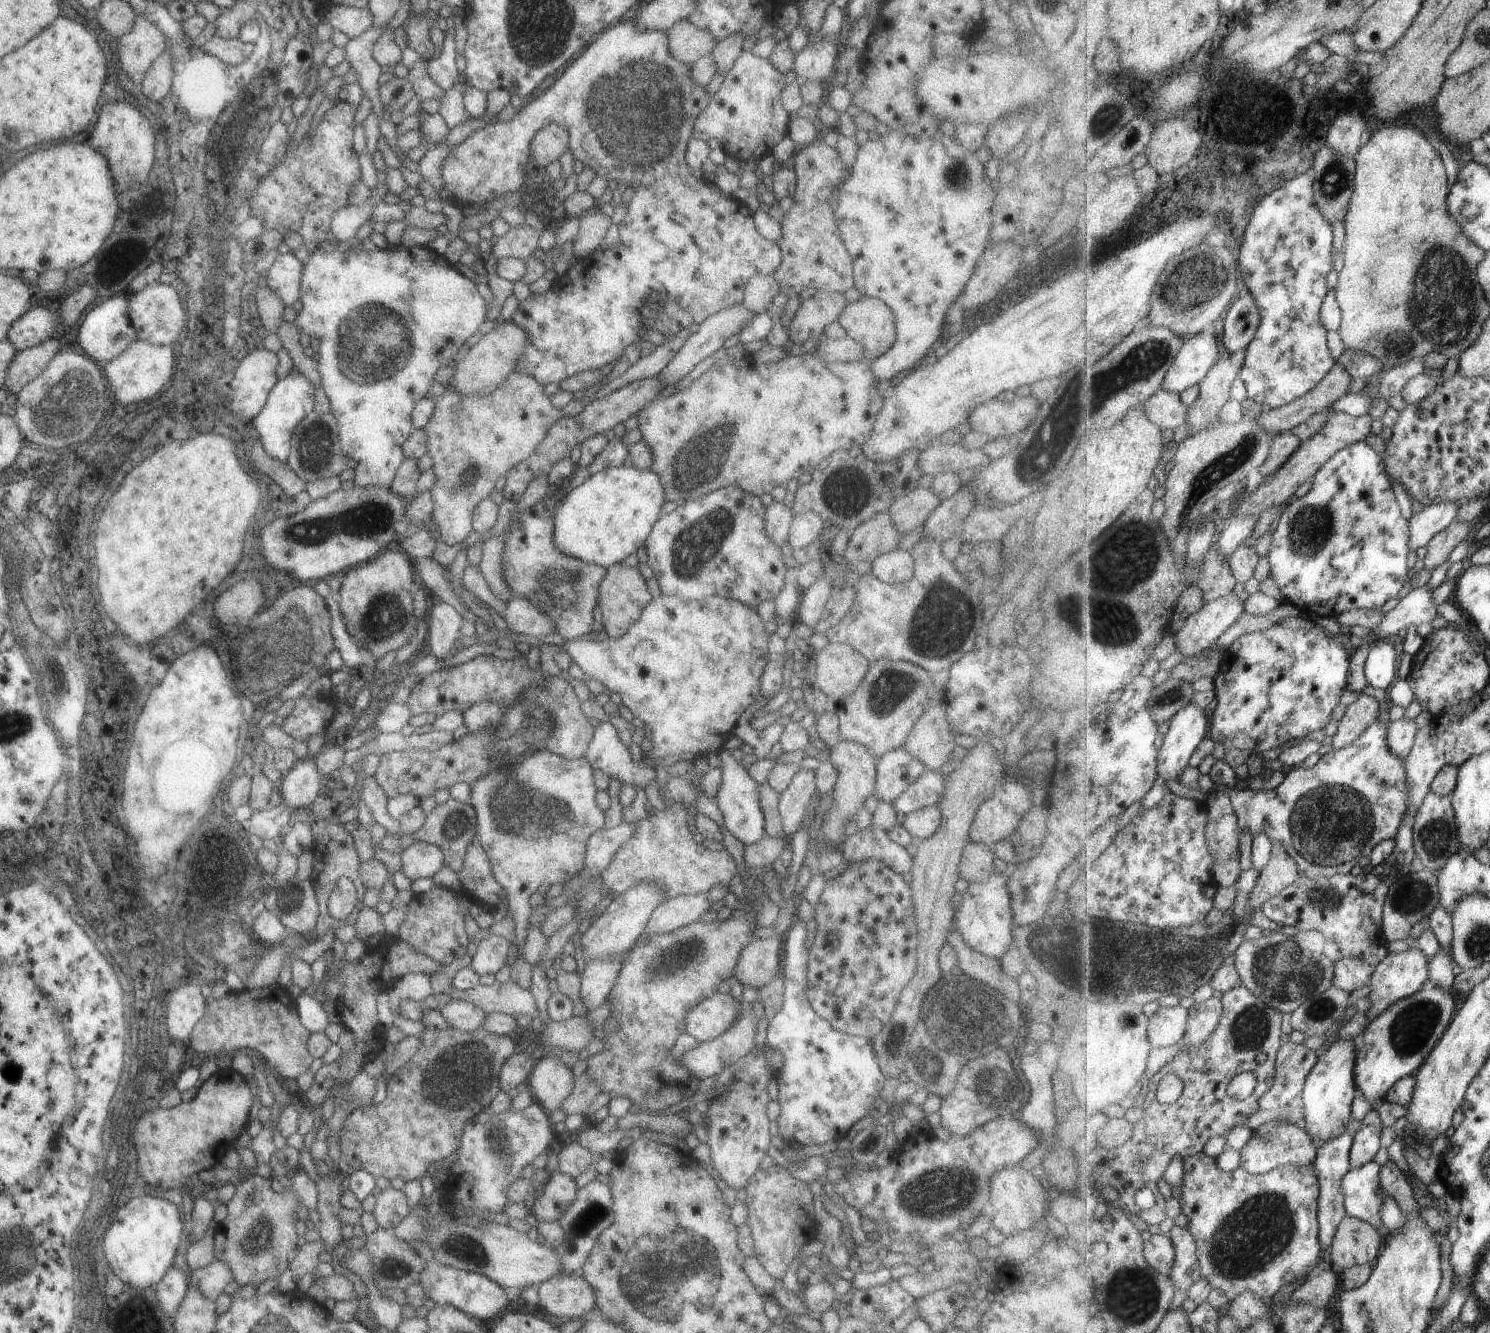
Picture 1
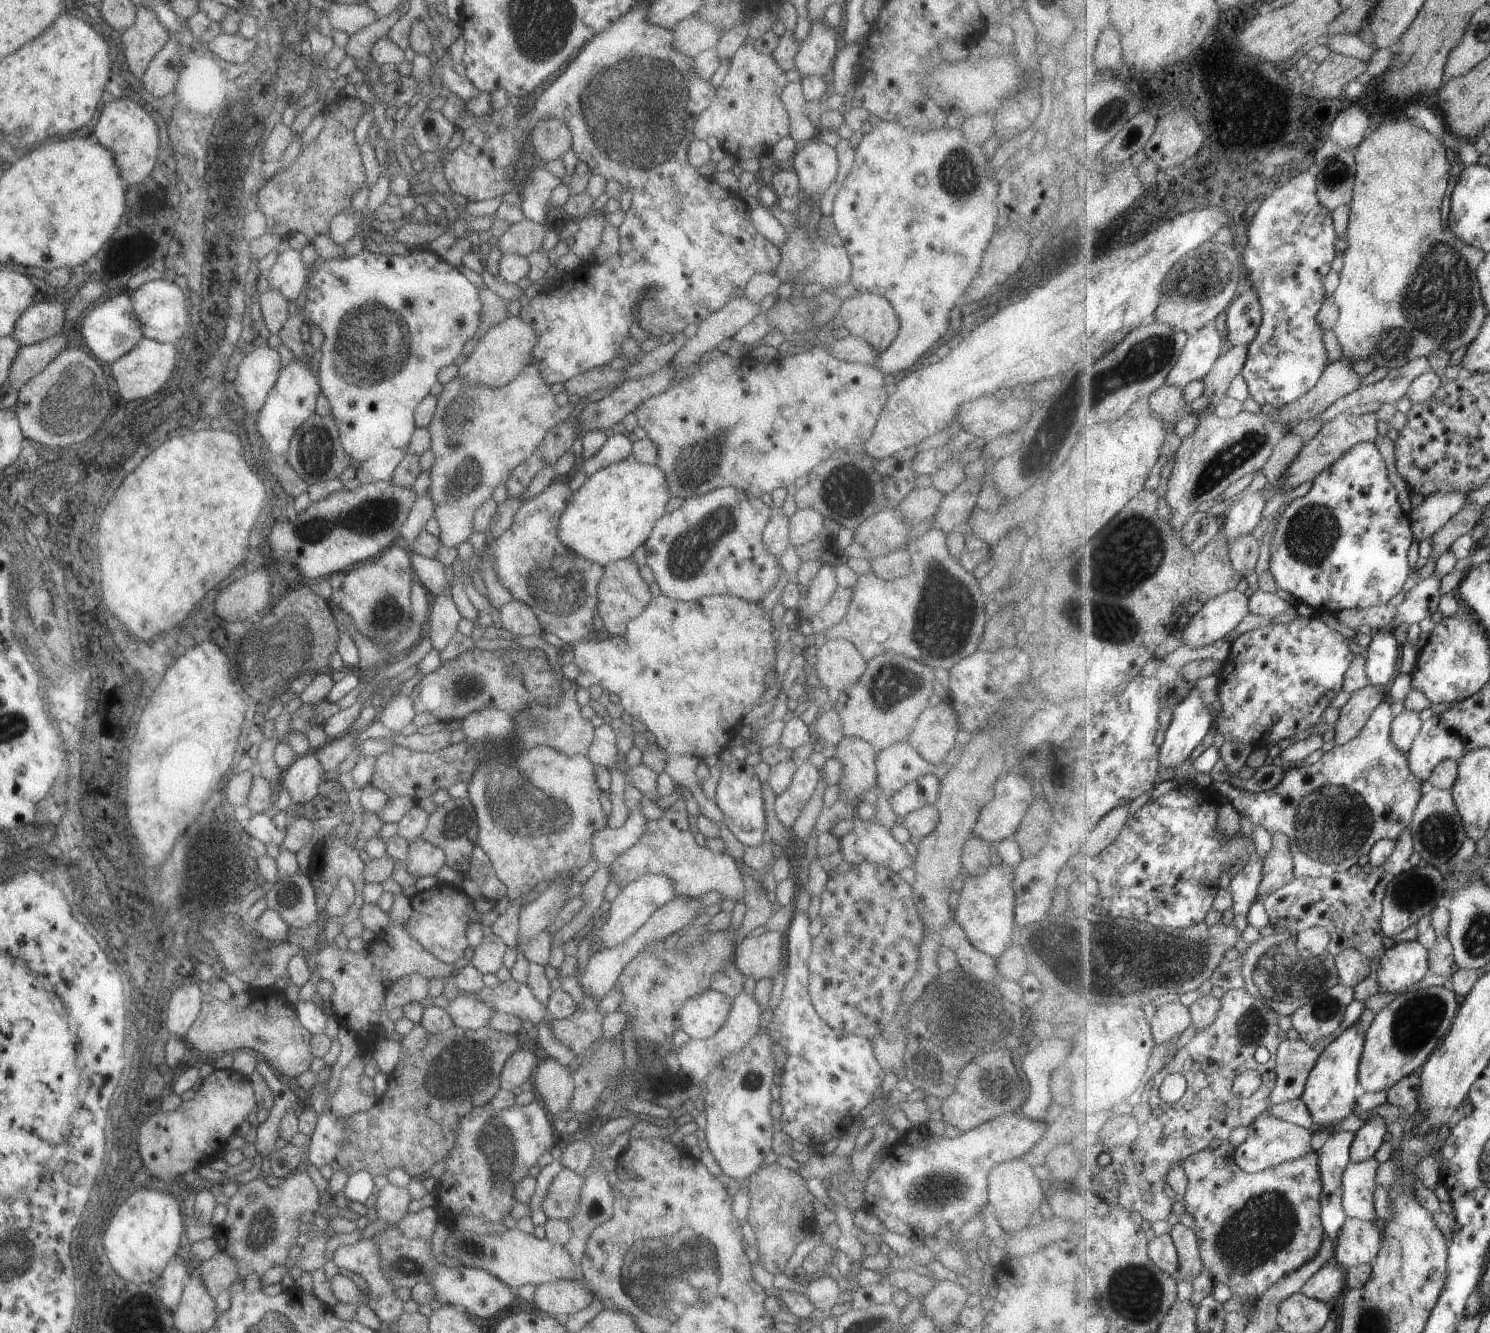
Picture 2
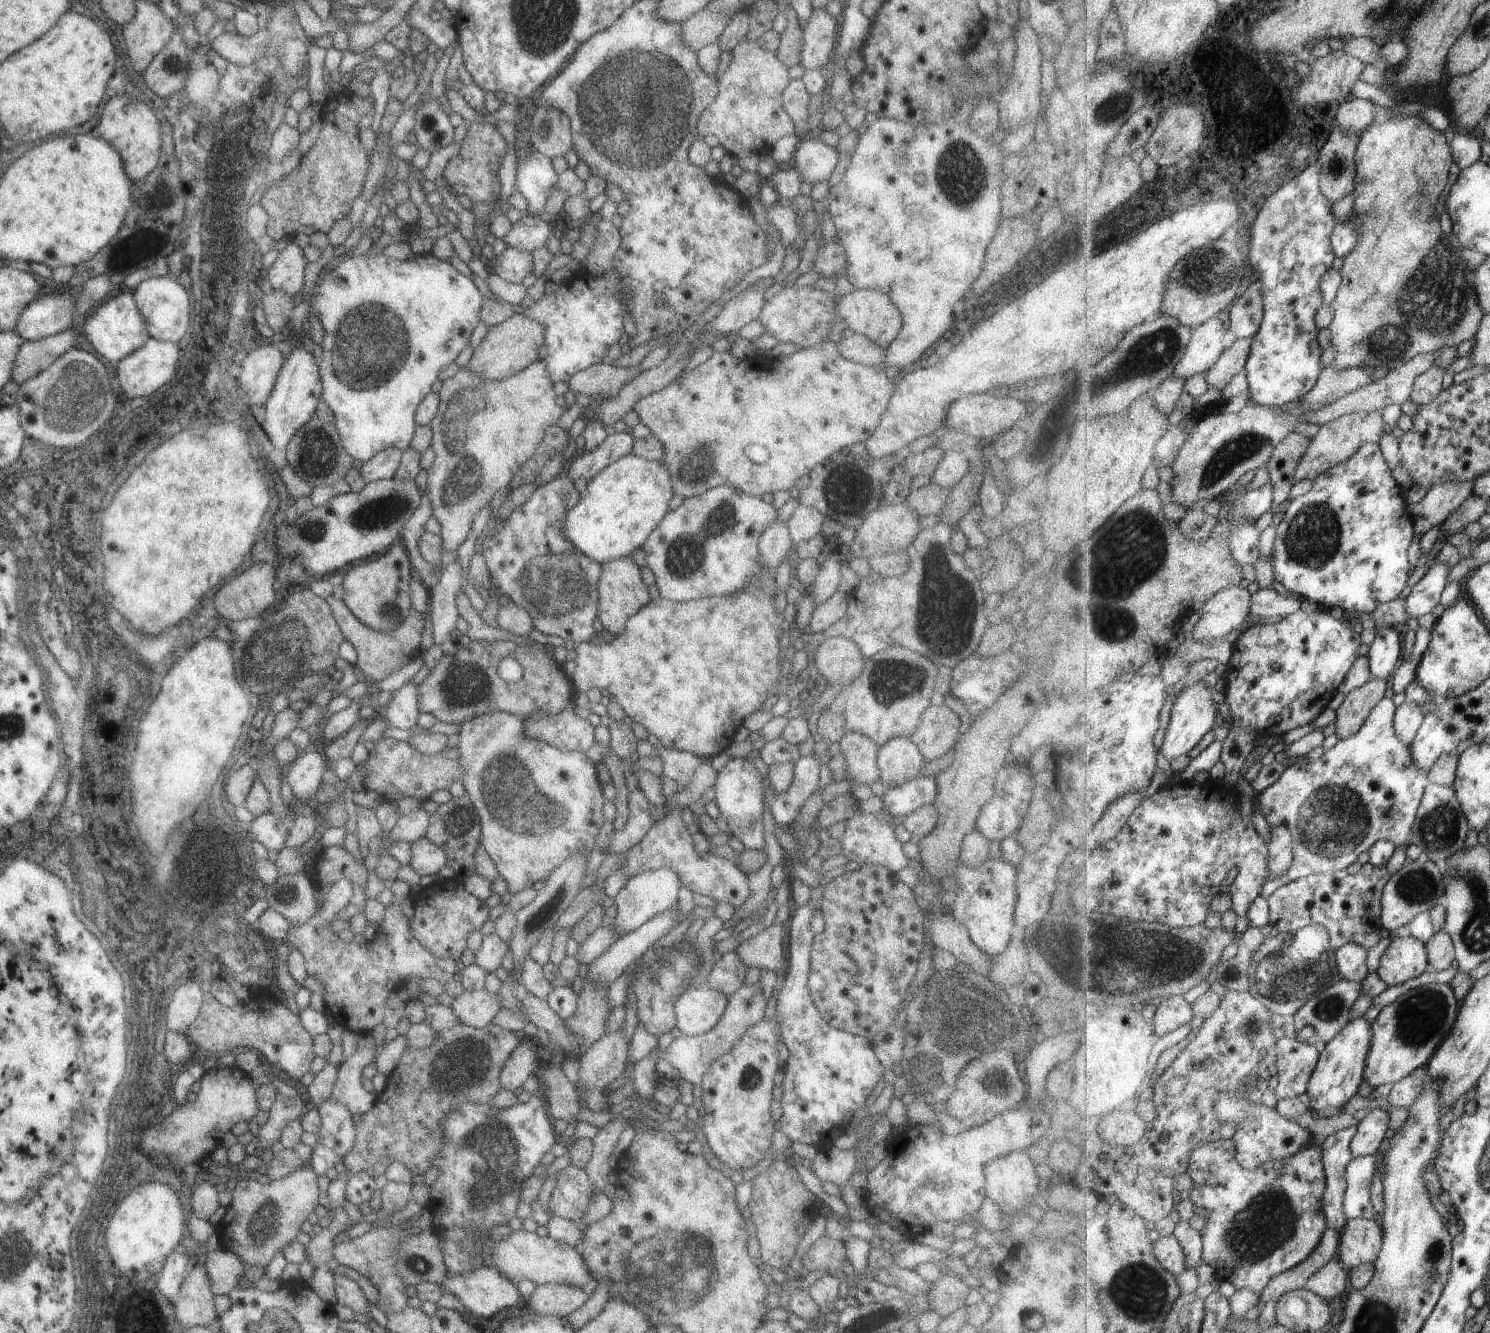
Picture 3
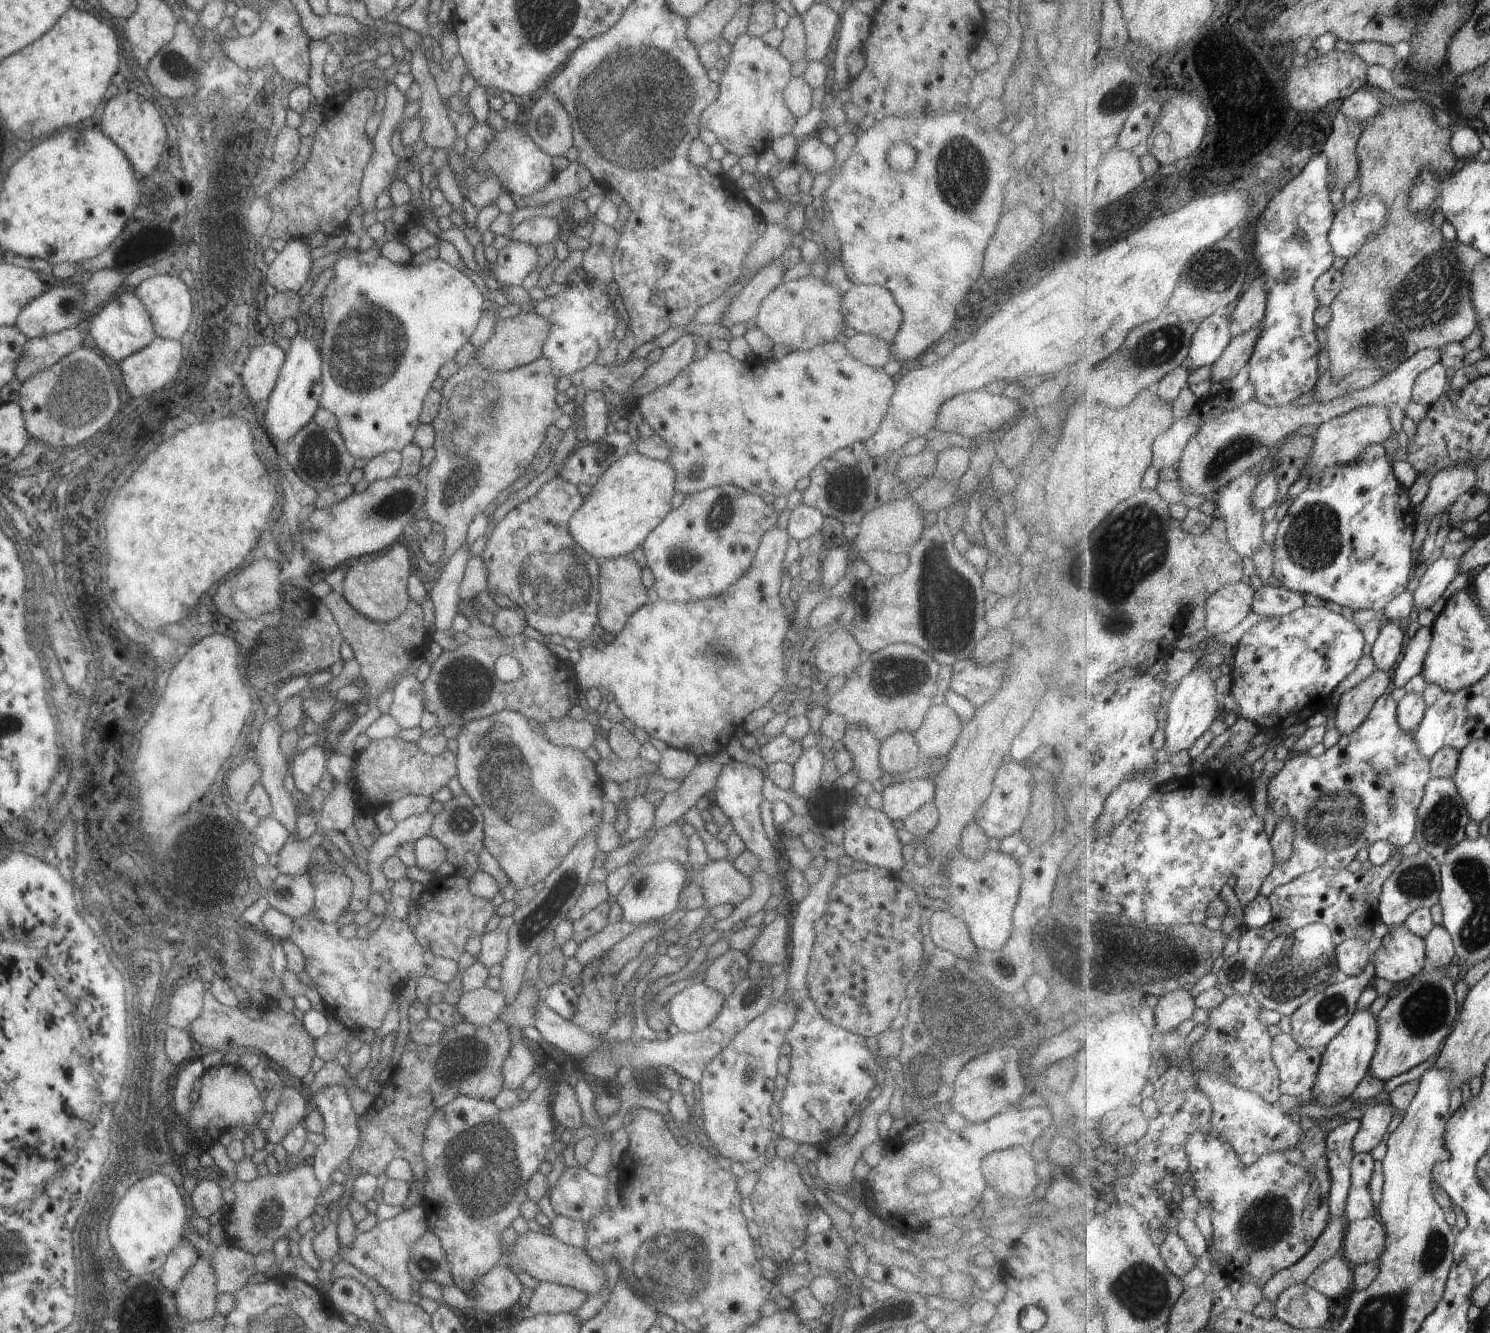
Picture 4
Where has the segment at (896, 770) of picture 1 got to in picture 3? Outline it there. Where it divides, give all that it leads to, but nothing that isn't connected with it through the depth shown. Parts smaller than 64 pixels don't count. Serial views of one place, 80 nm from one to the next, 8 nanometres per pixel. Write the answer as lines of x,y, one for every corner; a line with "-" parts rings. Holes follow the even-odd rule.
908,736
893,737
878,747
876,767
878,781
885,789
899,786
925,771
934,769
925,762

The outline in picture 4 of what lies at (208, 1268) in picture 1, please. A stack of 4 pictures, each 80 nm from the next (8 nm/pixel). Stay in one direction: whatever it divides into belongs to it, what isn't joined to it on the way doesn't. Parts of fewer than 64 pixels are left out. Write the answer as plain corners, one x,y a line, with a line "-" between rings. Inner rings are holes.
227,1244
218,1245
209,1251
211,1268
215,1276
217,1293
236,1292
255,1274
255,1255

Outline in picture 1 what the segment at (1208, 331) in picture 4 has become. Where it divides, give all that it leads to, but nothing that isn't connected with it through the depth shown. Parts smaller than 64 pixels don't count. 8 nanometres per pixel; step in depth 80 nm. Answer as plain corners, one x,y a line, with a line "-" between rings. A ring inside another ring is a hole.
1193,336
1184,344
1164,378
1162,388
1177,393
1197,386
1216,366
1219,344
1215,336

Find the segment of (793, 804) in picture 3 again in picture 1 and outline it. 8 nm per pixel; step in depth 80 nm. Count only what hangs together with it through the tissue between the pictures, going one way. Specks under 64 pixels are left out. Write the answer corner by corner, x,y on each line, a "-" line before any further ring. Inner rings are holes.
800,768
791,778
787,788
780,792
776,809
787,839
799,828
814,792
813,771
805,768

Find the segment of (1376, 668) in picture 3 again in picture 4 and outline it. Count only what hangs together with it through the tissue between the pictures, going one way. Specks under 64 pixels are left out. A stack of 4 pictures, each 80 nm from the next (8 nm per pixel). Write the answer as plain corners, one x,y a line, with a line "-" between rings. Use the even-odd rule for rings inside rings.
1392,620
1385,622
1375,644
1368,651
1376,662
1376,670
1391,672
1391,668
1395,666
1395,662
1403,654
1405,638
1407,638
1407,635
1399,628
1397,620
1396,622

